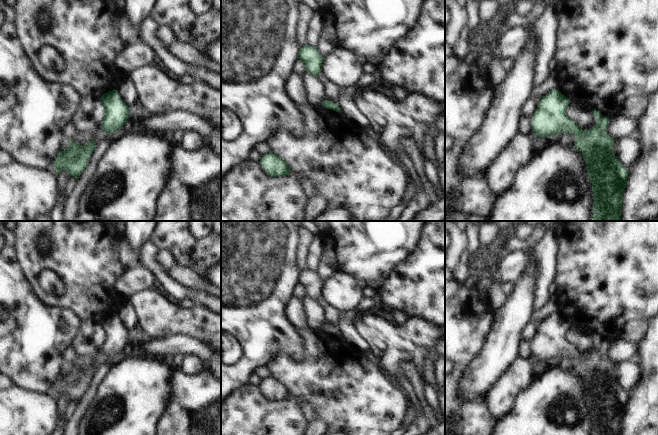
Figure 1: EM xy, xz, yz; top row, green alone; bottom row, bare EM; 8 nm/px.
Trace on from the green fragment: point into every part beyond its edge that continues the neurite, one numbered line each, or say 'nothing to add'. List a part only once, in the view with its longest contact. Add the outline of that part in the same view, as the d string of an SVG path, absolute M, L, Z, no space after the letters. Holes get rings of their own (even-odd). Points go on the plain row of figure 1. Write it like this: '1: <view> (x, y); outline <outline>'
nothing to add

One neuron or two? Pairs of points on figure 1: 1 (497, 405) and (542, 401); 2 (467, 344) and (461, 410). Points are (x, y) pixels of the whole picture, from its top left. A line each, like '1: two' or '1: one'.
1: two
2: one

